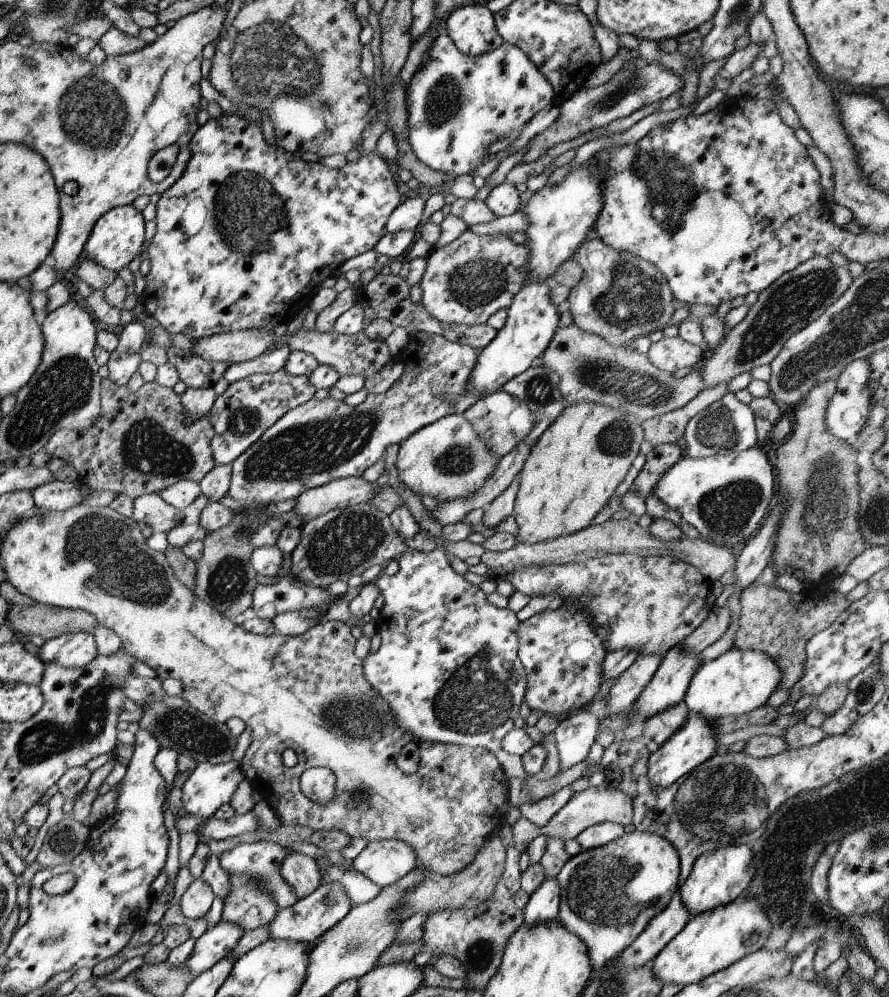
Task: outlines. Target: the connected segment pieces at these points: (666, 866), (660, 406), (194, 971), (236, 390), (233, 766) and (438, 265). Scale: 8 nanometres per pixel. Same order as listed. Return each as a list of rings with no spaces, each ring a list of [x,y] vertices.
[[[635,829],[629,833],[623,833],[618,839],[612,840],[603,846],[592,848],[591,850],[581,850],[575,856],[569,857],[561,870],[556,874],[555,880],[558,882],[559,896],[558,896],[558,911],[557,919],[561,922],[569,932],[572,932],[581,942],[586,946],[590,958],[591,969],[599,970],[603,968],[604,964],[609,959],[615,960],[624,948],[639,936],[639,933],[645,928],[645,925],[655,916],[661,912],[671,895],[678,890],[678,874],[680,873],[680,862],[676,850],[663,837],[648,833],[647,831],[638,831]]]
[[[573,324],[555,331],[536,363],[557,373],[558,389],[566,406],[581,401],[599,403],[635,415],[640,422],[681,408],[704,389],[701,364],[676,379],[655,368],[645,354],[607,344],[600,336],[583,332]]]
[[[221,920],[212,927],[207,927],[204,933],[194,940],[194,947],[185,962],[192,977],[195,978],[219,959],[227,957],[243,933],[244,930],[239,925]]]
[[[283,369],[274,373],[253,373],[227,385],[225,391],[215,397],[208,419],[214,430],[210,440],[215,464],[231,464],[246,448],[267,430],[280,416],[312,398],[316,388],[303,375],[290,375]]]
[[[229,761],[218,765],[199,763],[190,772],[187,780],[182,784],[181,802],[189,815],[208,819],[222,805],[227,804],[234,795],[237,785],[244,779],[237,761]]]
[[[466,228],[453,242],[442,247],[432,248],[425,258],[426,267],[419,281],[421,289],[421,306],[430,317],[452,325],[480,325],[494,312],[506,309],[512,298],[530,278],[526,267],[528,262],[528,248],[515,244],[508,234],[477,235]]]

